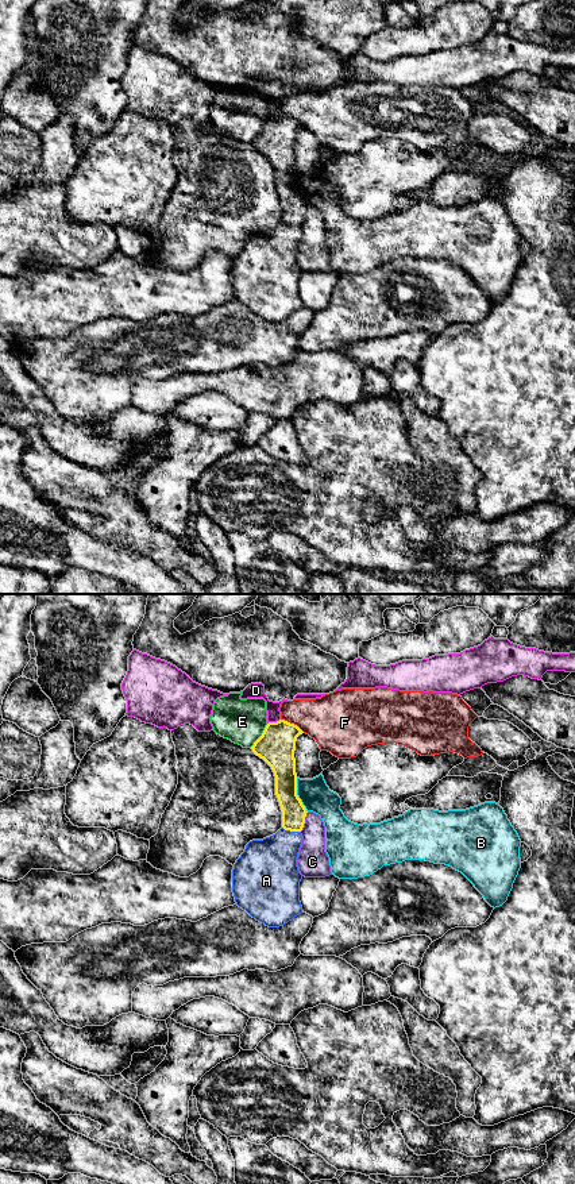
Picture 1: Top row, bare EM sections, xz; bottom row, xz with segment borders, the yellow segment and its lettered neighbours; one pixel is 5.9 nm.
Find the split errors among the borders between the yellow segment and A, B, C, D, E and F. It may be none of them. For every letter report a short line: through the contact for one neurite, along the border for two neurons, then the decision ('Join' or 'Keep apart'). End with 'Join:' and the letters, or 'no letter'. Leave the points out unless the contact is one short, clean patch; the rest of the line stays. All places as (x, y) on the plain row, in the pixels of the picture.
A: Line: xz (282, 222), (298, 227). Keep apart
B: Keep apart
C: Line: xz (308, 207), (300, 227). Keep apart
D: Keep apart
E: Keep apart
F: Keep apart
Join: no letter

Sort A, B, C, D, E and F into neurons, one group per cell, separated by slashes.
A / B / C / D / E / F

